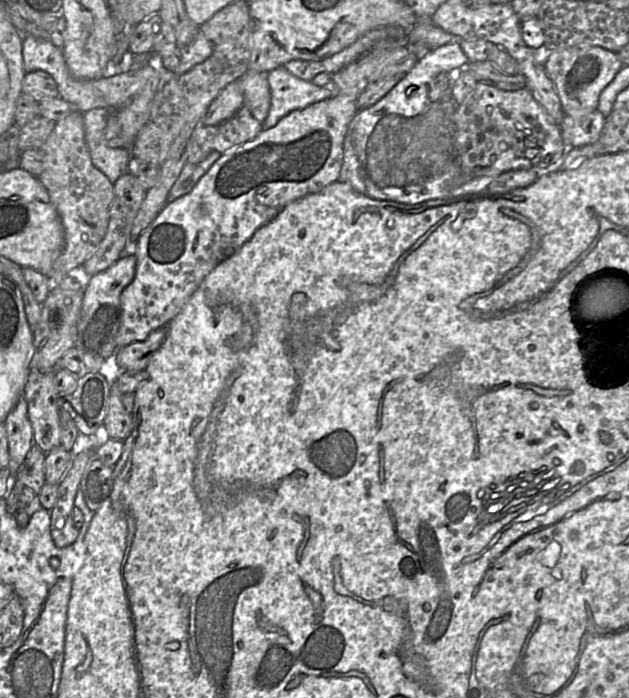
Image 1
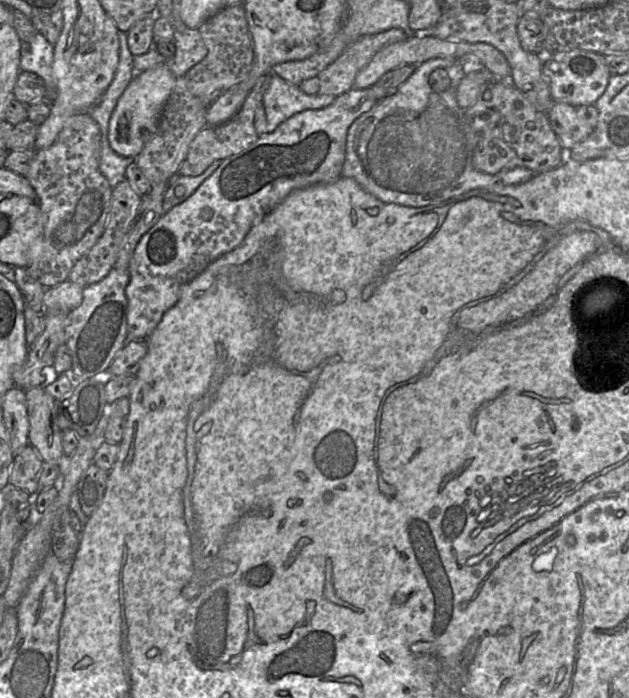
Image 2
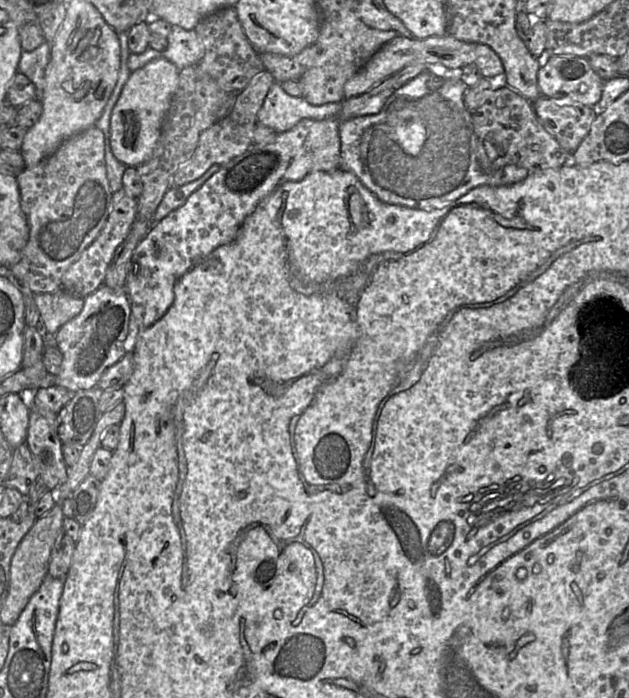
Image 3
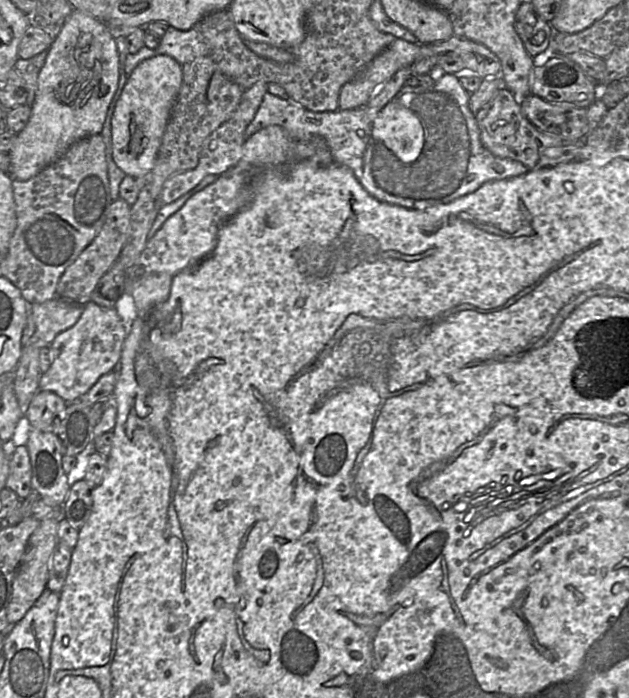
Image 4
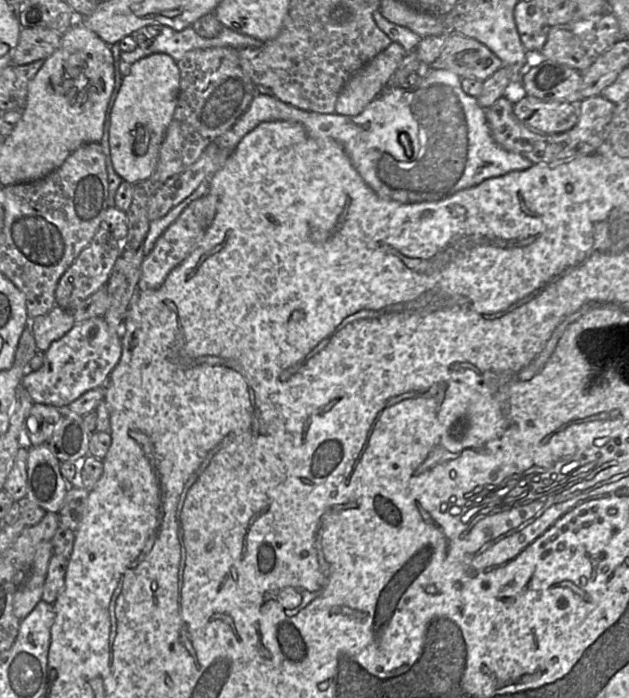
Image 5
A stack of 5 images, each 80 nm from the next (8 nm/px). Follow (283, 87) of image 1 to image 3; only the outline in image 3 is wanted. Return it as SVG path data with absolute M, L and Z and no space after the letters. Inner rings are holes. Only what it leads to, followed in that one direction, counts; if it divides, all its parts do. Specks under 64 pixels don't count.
M274 82L258 111L257 123L282 133L290 130L303 119L320 121L336 118L341 108L341 102L312 105L302 96L294 97L287 94L280 83Z

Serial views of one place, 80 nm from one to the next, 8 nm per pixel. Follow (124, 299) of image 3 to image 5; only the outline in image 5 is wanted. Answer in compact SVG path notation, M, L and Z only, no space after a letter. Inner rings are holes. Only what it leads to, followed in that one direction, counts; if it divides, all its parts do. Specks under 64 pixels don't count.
M103 316L78 322L50 345L39 370L26 371L21 384L34 403L65 407L87 391L103 387L117 365L121 352L121 332L111 330Z

